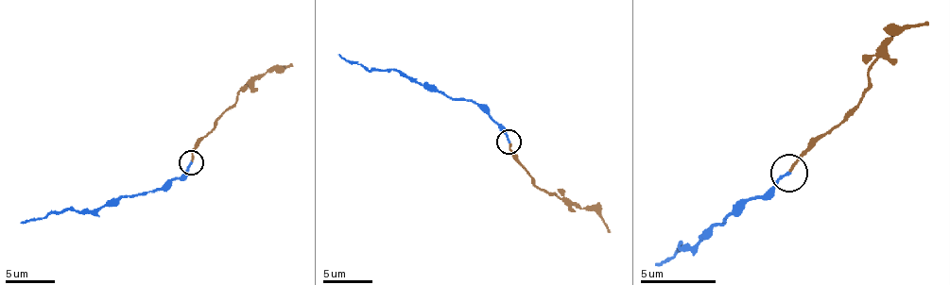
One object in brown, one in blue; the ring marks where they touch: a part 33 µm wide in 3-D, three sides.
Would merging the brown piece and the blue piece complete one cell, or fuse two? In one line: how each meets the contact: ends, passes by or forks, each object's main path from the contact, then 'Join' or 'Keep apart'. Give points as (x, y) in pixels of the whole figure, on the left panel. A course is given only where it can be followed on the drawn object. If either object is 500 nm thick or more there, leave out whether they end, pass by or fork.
At the ring brown ends. At the ring blue ends. Course of brown: (191, 160), (194, 146), (223, 114), (240, 90), (263, 75), (292, 63). Course of blue: (191, 163), (180, 177), (155, 190), (108, 200), (95, 209), (49, 212), (20, 222). Keep apart

